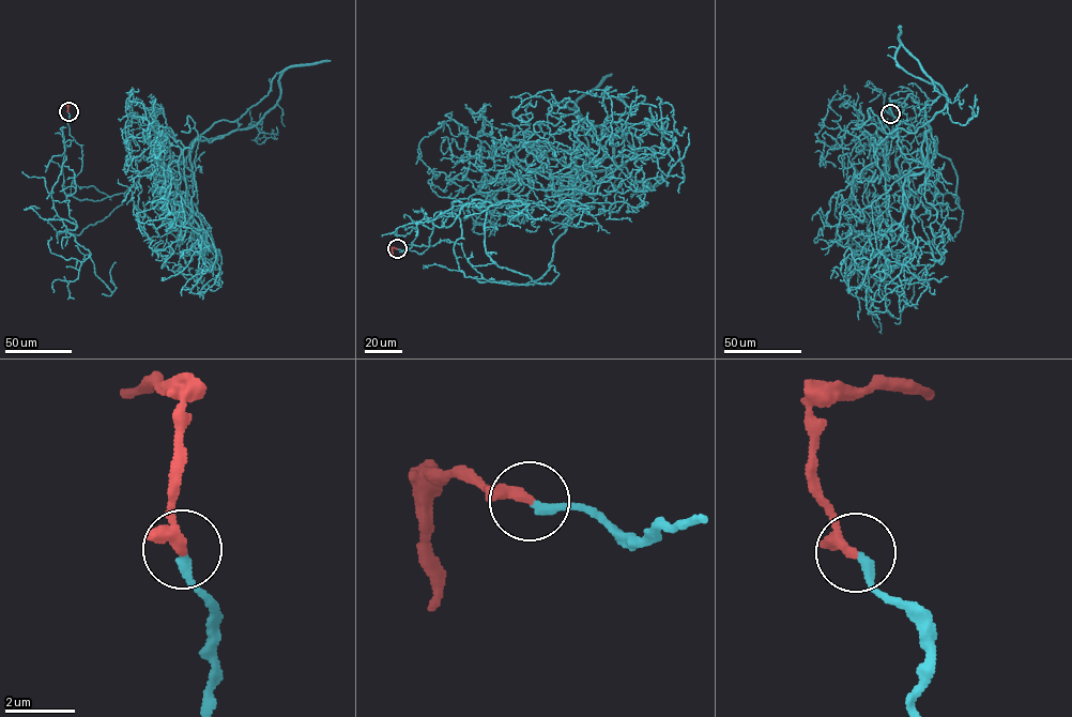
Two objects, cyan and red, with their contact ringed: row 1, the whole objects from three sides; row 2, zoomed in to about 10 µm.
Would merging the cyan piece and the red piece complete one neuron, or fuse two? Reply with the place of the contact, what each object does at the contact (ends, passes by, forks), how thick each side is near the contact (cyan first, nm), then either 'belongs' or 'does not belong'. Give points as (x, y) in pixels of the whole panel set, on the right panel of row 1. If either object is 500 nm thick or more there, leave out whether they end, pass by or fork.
(890, 113) | cyan ends | red passes by | 280/240 nm | belongs

